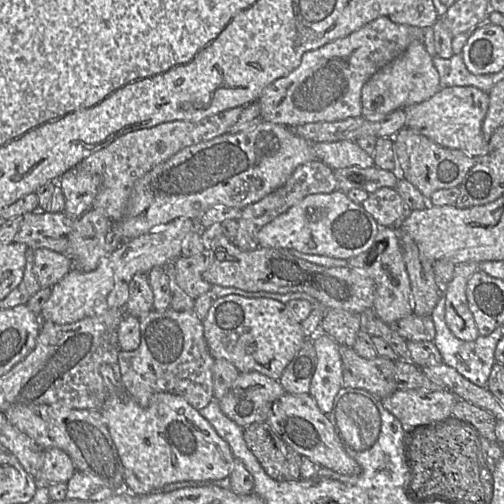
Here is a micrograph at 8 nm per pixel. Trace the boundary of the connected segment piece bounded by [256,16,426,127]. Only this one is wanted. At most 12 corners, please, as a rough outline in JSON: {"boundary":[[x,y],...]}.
{"boundary":[[379,17],[257,99],[293,127],[362,116],[363,85],[425,29]]}

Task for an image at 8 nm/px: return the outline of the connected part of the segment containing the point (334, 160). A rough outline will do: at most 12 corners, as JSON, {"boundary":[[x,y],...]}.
{"boundary":[[356,141],[316,143],[315,158],[333,170],[368,168],[373,156]]}

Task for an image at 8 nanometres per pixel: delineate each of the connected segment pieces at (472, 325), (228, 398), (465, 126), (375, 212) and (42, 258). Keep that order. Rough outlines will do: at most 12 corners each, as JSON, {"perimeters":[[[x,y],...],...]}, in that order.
{"perimeters":[[[477,262],[456,265],[443,290],[446,324],[457,338],[480,336],[465,293]],[[239,373],[219,400],[223,413],[245,428],[268,422],[286,391],[279,380]],[[441,87],[405,127],[472,157],[487,152],[489,93]],[[382,187],[361,203],[379,226],[398,226],[406,206]],[[32,250],[40,288],[51,288],[74,267],[68,254]]]}

